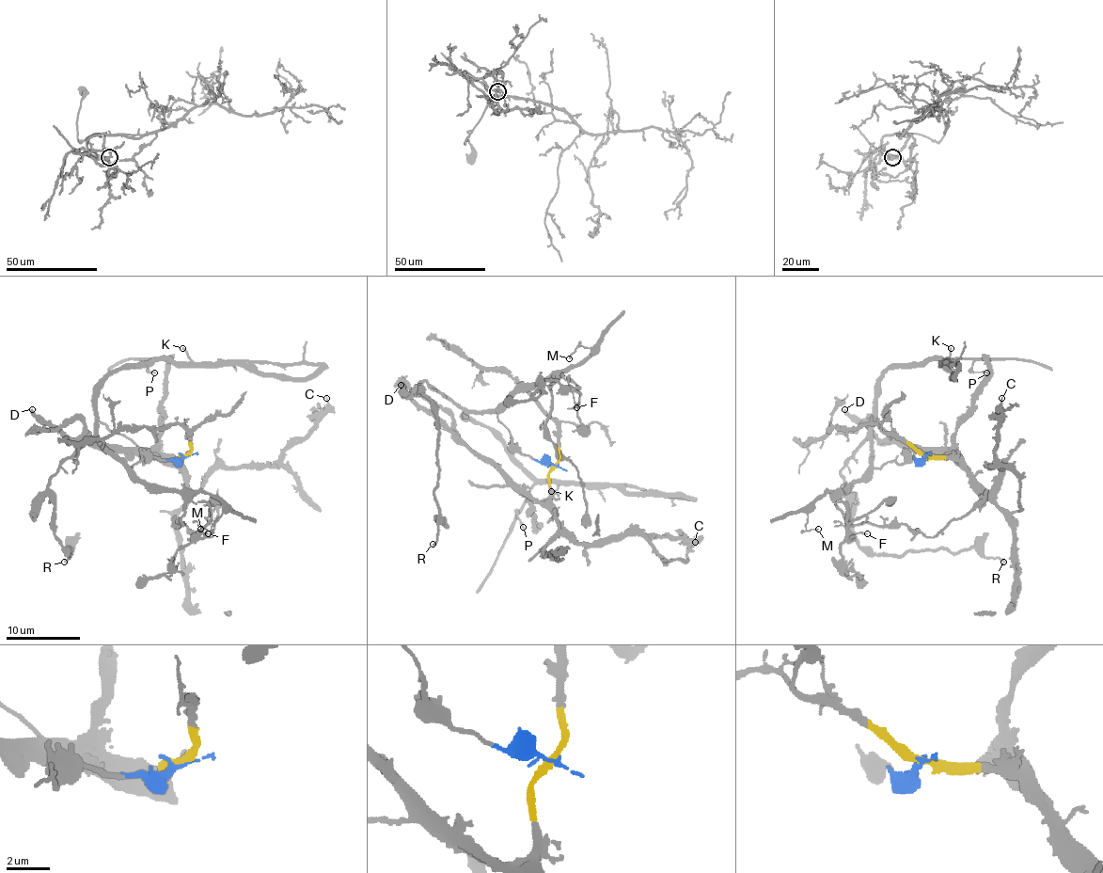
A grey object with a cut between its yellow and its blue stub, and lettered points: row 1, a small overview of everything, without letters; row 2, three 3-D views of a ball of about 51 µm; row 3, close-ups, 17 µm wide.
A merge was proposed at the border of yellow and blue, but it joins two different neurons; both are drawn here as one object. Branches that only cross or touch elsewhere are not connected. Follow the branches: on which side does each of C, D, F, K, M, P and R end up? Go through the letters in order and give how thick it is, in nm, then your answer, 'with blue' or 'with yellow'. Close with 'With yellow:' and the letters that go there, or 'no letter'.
C: 140 nm thick; with yellow
D: 280 nm thick; with yellow
F: 120 nm thick; with blue
K: 100 nm thick; with blue
M: 130 nm thick; with blue
P: 130 nm thick; with blue
R: 200 nm thick; with blue
With yellow: C, D

